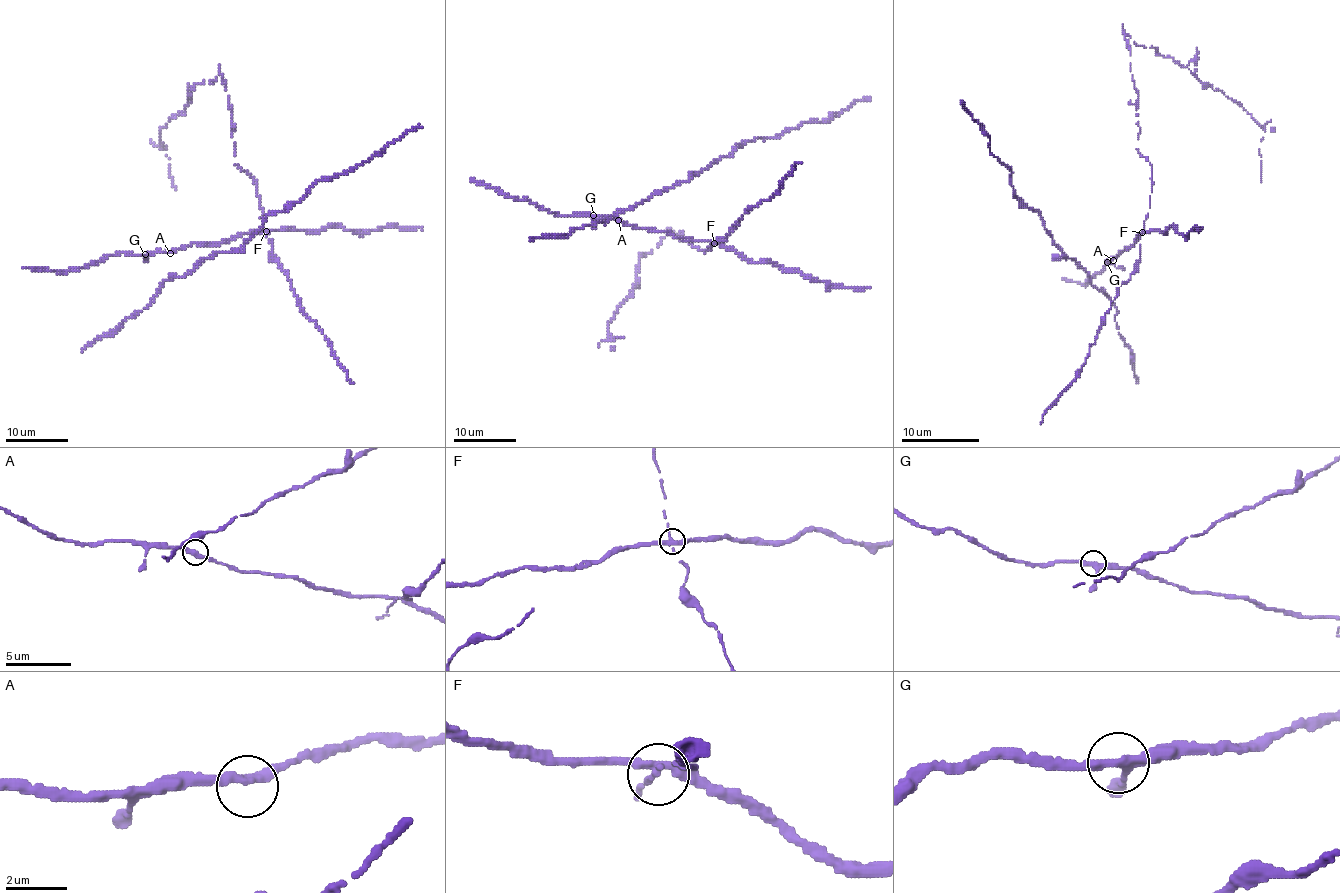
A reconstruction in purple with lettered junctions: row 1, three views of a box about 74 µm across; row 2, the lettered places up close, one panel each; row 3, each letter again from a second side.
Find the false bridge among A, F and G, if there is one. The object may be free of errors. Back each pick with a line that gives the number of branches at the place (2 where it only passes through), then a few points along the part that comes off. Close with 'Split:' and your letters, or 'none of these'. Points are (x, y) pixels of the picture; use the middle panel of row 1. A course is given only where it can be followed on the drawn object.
F: 3 | (713, 243), (704, 251), (668, 231), (662, 241), (638, 259), (638, 282), (607, 326), (607, 341), (623, 338)
Split: F

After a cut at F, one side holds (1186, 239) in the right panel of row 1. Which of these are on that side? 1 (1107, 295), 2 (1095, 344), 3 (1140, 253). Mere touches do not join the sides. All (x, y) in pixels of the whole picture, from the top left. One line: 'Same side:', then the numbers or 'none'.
Same side: 1

